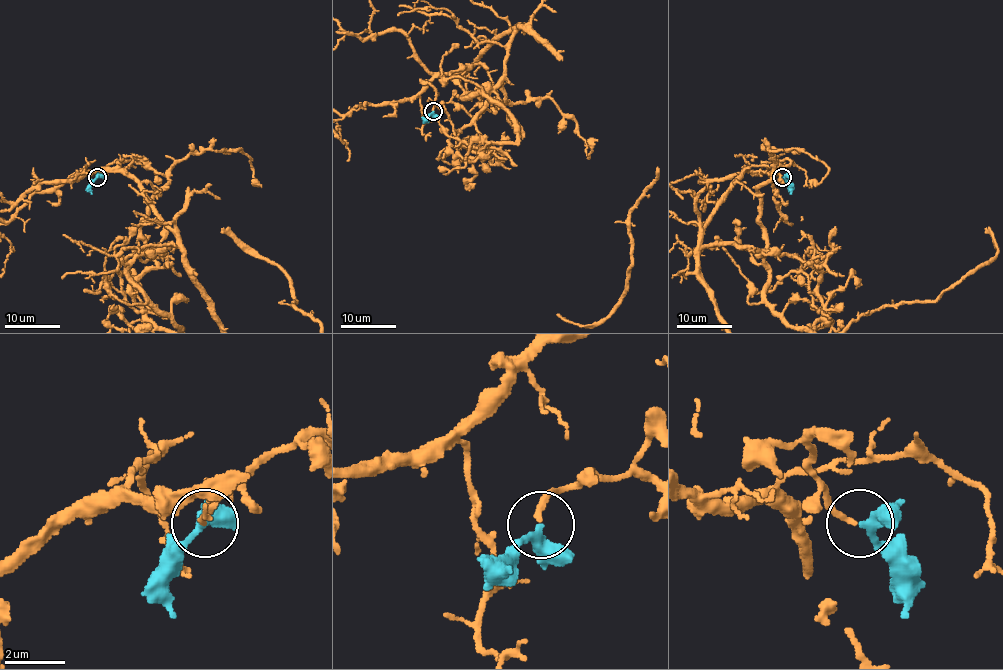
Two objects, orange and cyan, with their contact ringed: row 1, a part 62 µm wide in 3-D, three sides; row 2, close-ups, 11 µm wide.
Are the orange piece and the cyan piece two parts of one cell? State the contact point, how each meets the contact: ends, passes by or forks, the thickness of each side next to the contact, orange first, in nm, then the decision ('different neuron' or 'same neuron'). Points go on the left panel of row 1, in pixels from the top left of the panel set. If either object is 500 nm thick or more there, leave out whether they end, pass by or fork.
place (97, 177); orange ends; cyan passes by; calibres 200 and 300 nm; same neuron

